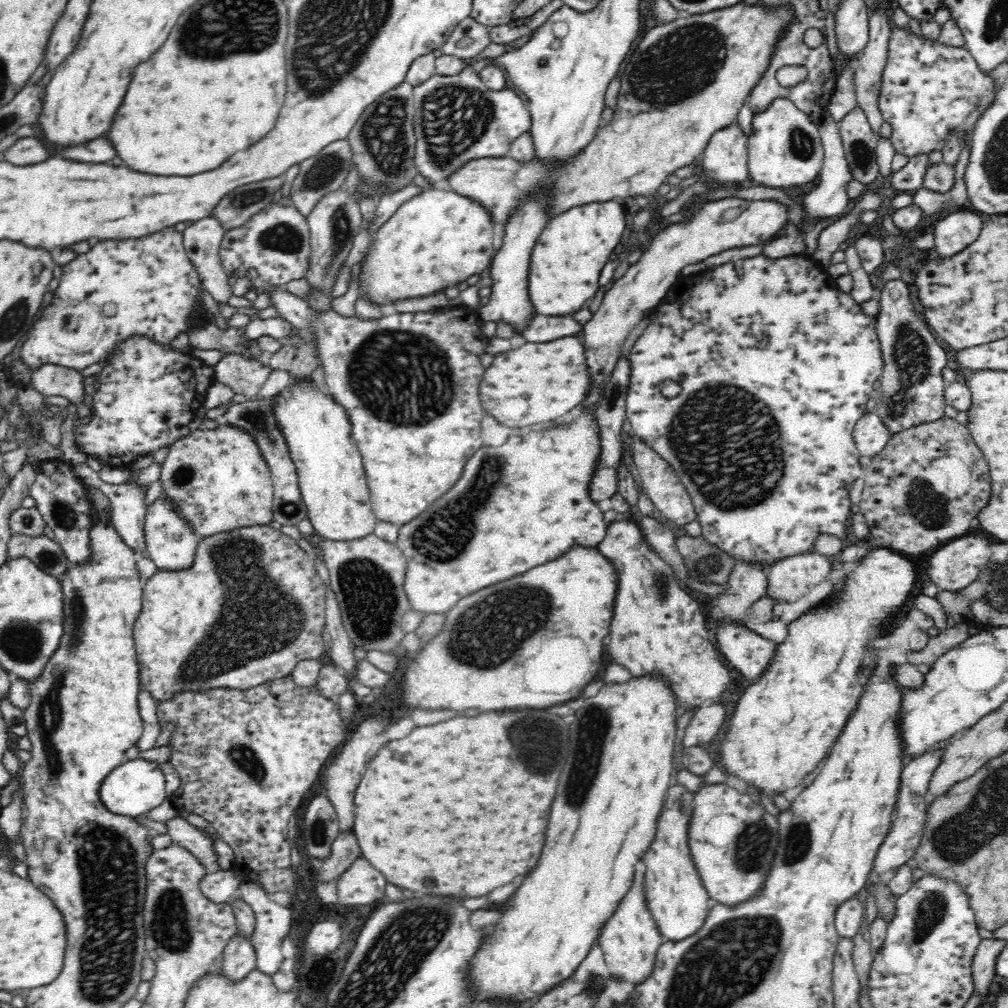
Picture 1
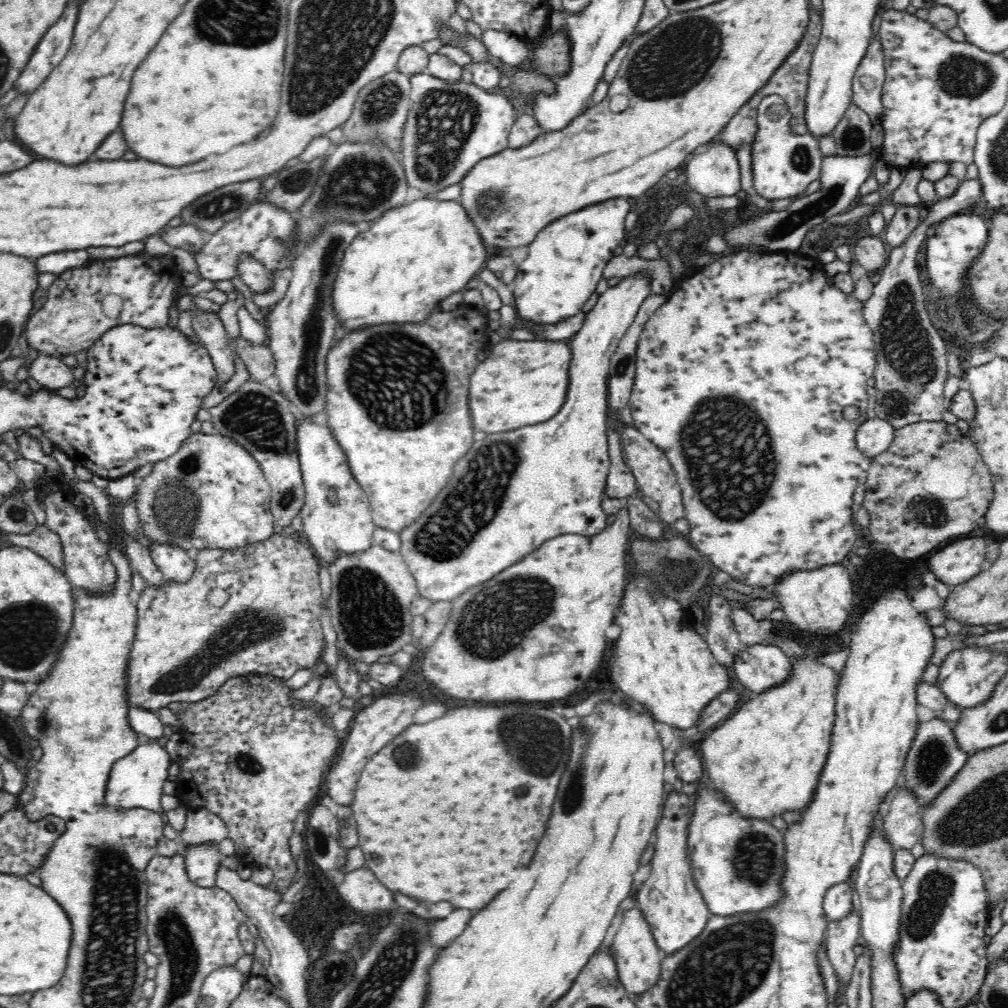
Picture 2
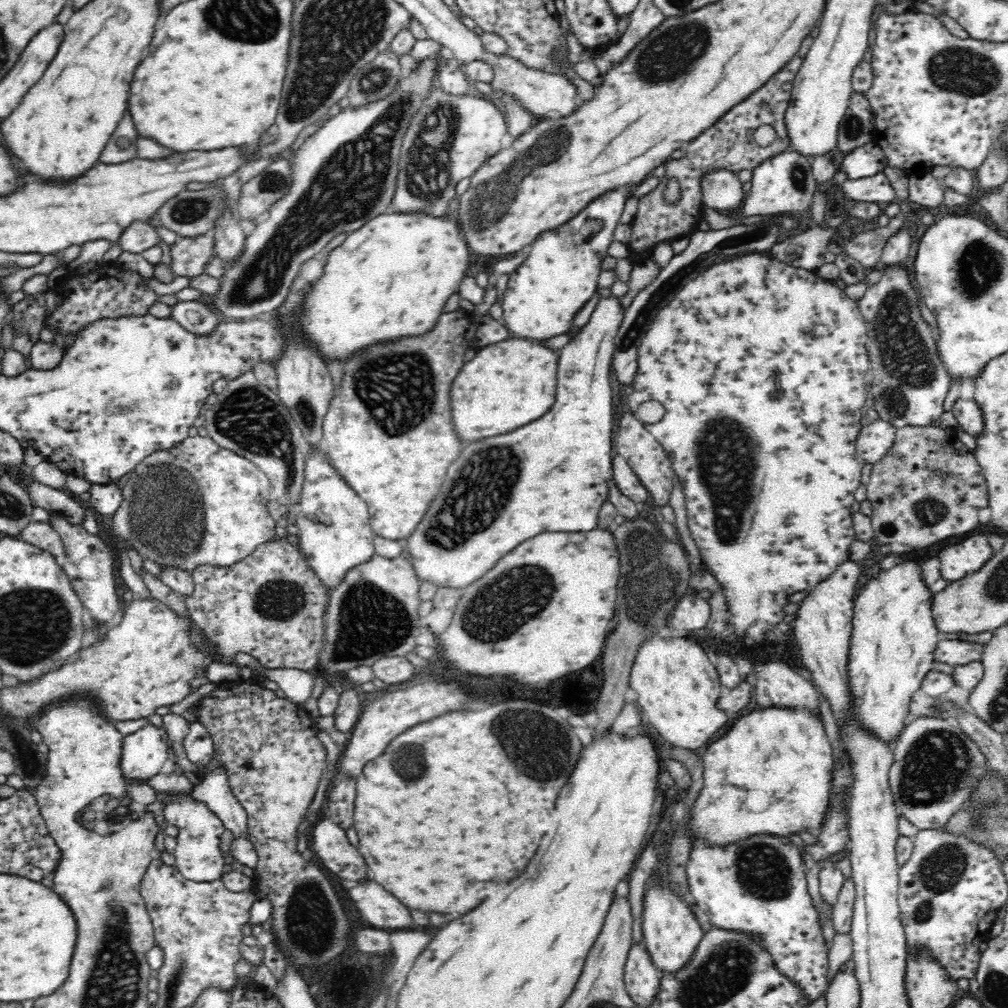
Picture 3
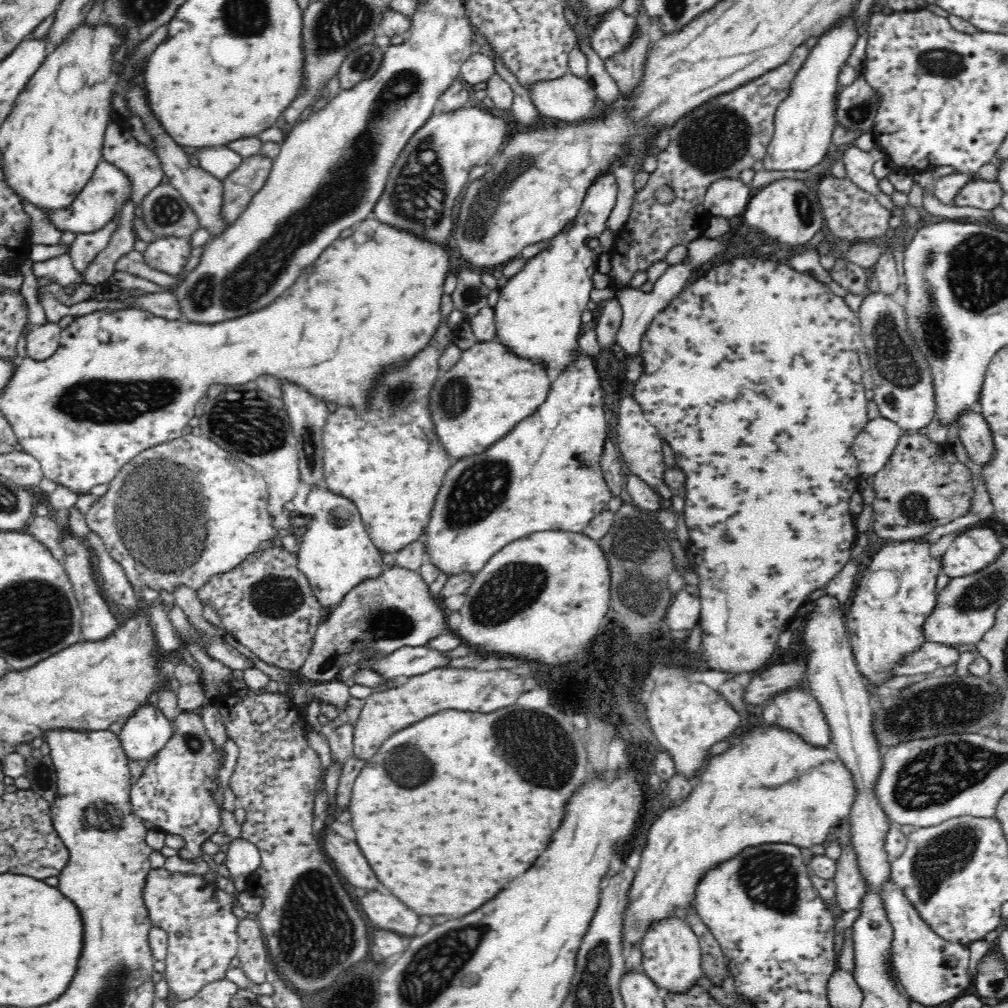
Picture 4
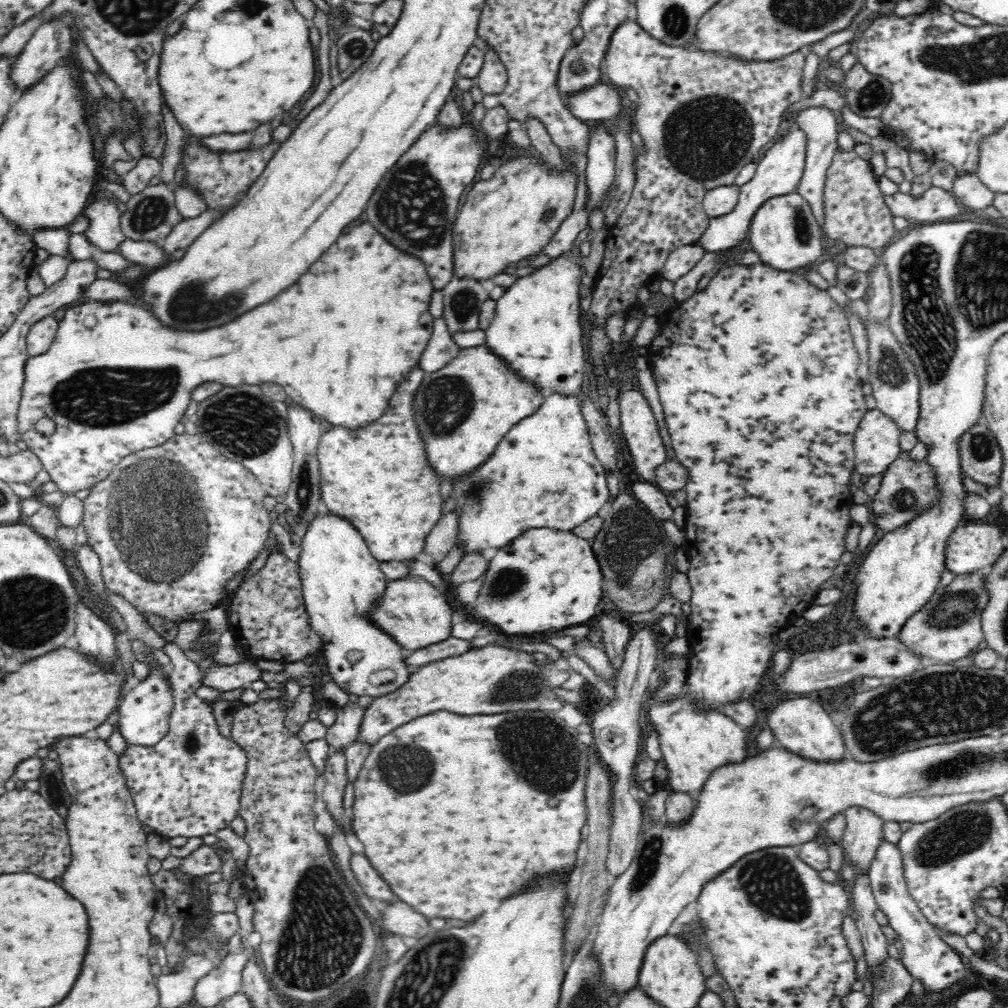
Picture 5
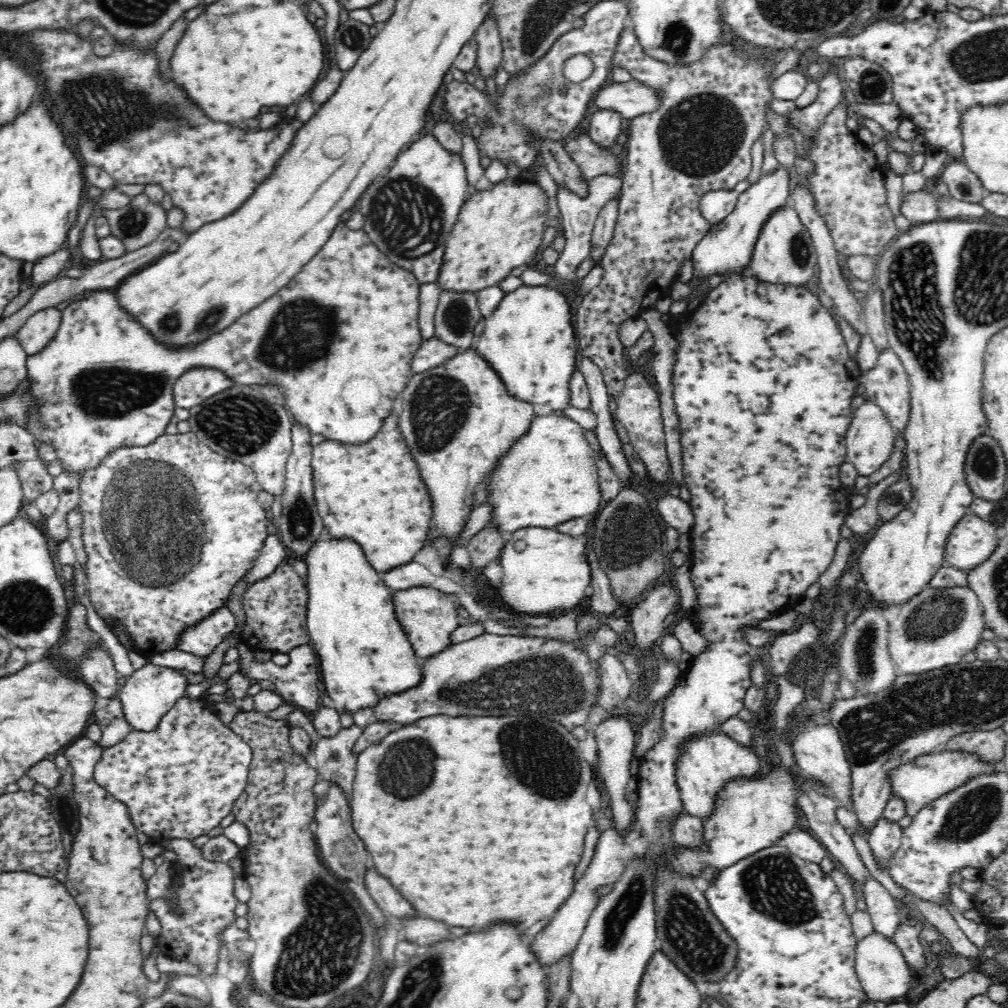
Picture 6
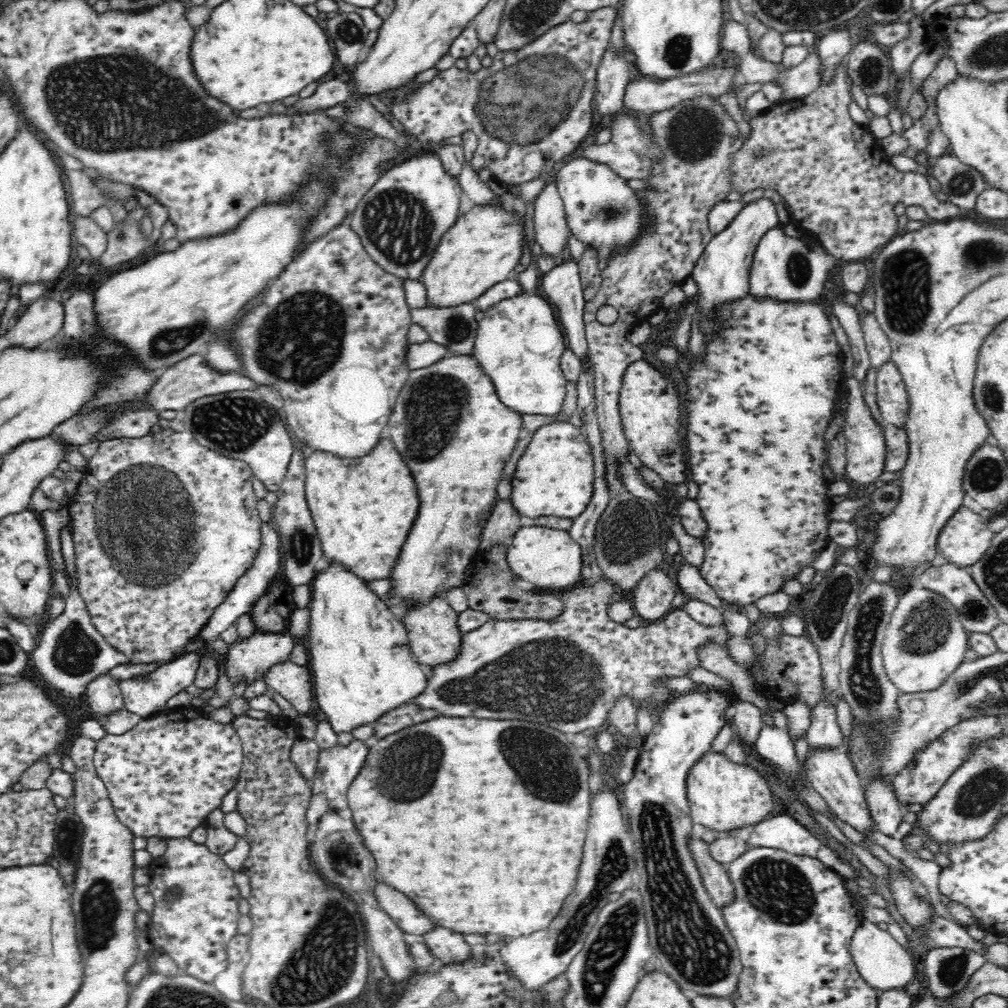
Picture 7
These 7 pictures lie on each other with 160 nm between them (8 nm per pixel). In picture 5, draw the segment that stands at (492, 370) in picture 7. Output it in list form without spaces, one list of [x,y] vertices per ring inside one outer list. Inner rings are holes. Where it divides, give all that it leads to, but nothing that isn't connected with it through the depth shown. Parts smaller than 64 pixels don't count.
[[[580,250],[566,252],[551,258],[533,273],[522,276],[512,283],[496,300],[495,317],[485,328],[485,342],[492,352],[506,362],[513,374],[544,396],[558,394],[564,398],[579,394],[583,384],[586,358],[580,325],[580,280],[582,279],[582,257]]]

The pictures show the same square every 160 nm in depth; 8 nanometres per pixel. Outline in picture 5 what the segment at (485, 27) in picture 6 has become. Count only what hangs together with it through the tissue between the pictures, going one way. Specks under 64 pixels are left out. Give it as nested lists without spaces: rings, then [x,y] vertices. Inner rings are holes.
[[[482,40],[483,63],[475,76],[478,87],[485,96],[500,94],[507,83],[507,70],[498,51]]]

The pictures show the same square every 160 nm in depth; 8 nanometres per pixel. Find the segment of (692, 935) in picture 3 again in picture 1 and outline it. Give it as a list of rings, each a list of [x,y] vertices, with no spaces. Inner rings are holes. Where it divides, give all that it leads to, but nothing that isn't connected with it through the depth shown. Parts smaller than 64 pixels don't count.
[[[680,784],[669,787],[654,840],[648,848],[649,852],[641,859],[645,864],[643,894],[647,909],[657,930],[670,943],[680,942],[696,934],[705,923],[712,904],[689,850],[689,826],[694,795],[695,793]]]

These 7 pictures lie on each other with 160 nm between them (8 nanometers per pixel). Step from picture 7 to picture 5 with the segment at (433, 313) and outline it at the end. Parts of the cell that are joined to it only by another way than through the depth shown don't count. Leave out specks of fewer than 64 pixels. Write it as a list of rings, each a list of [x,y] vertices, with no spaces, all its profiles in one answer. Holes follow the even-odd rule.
[[[450,279],[441,290],[443,316],[447,332],[470,332],[479,328],[481,301],[488,298],[481,283],[468,279]]]

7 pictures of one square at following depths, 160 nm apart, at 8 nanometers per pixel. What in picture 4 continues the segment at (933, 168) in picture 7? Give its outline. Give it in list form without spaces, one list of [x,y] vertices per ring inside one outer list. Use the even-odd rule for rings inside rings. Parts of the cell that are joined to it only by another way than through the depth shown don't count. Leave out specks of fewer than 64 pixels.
[[[972,177],[958,191],[953,204],[956,206],[972,206],[978,210],[992,210],[1000,204],[1003,194],[998,181],[986,182],[979,177]]]

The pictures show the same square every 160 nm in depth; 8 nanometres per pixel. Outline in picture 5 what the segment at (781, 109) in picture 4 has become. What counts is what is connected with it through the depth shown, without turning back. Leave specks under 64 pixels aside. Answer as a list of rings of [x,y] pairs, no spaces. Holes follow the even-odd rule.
[[[792,124],[788,135],[768,148],[758,164],[754,178],[739,187],[738,200],[734,210],[724,216],[710,219],[706,233],[699,239],[700,246],[705,252],[708,254],[728,254],[728,252],[736,251],[736,248],[740,248],[746,242],[748,230],[750,230],[758,210],[764,207],[769,200],[795,192],[796,185],[800,182],[804,170],[804,147],[806,147],[804,133]]]

